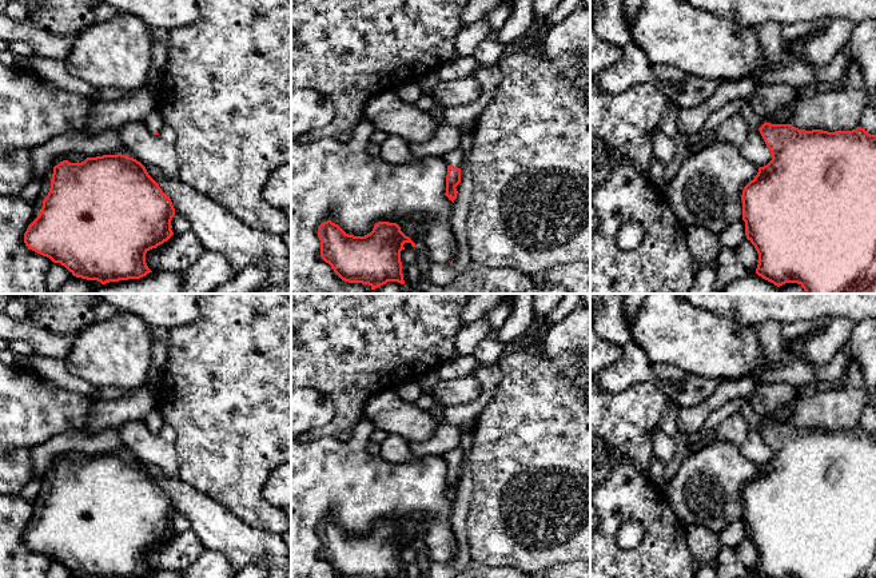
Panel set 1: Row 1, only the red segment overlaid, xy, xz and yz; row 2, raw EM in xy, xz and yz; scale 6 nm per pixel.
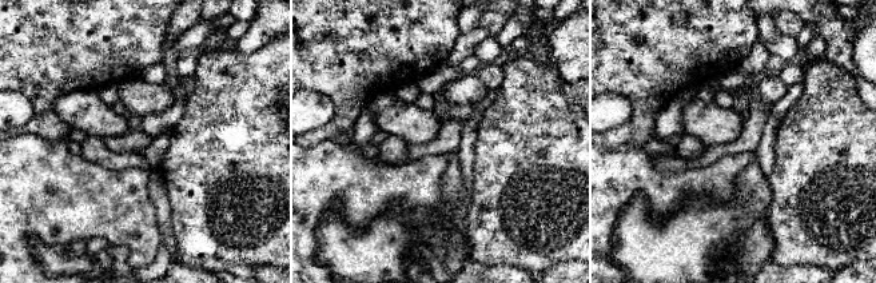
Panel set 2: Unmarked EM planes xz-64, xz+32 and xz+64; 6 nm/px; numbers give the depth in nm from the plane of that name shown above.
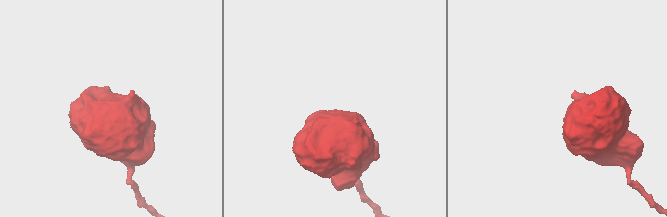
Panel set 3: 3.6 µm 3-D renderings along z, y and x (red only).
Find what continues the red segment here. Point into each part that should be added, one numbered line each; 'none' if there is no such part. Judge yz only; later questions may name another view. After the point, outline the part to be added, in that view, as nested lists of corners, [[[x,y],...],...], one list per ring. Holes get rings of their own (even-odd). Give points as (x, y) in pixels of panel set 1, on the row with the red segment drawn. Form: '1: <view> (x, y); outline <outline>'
1: yz (753, 120); outline [[[745,104],[738,113],[744,117],[744,120],[746,121],[748,127],[750,131],[756,131],[758,129],[765,119],[760,117],[750,107],[750,104]]]

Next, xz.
1: xz (454, 158); outline [[[461,146],[445,155],[447,166],[454,166],[458,168],[461,168],[462,166],[462,159],[463,159],[463,150]]]

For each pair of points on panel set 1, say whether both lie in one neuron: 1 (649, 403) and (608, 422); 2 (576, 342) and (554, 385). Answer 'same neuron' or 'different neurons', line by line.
1: same neuron
2: different neurons

